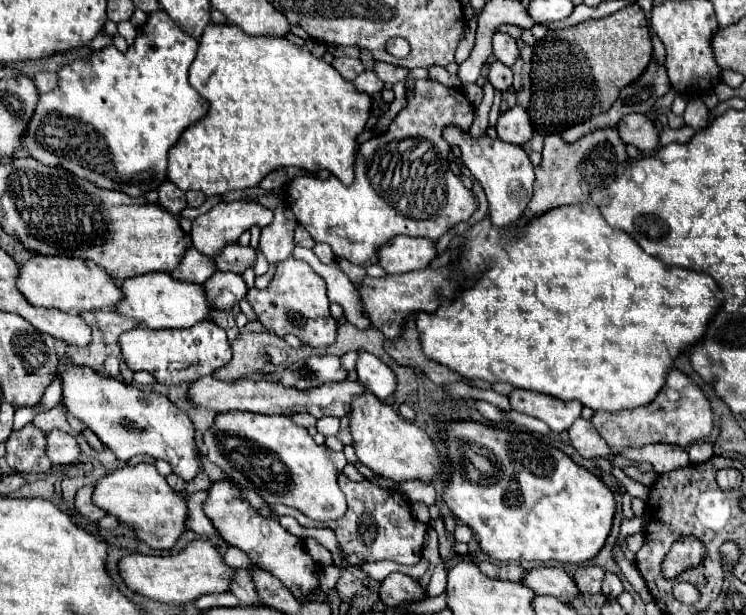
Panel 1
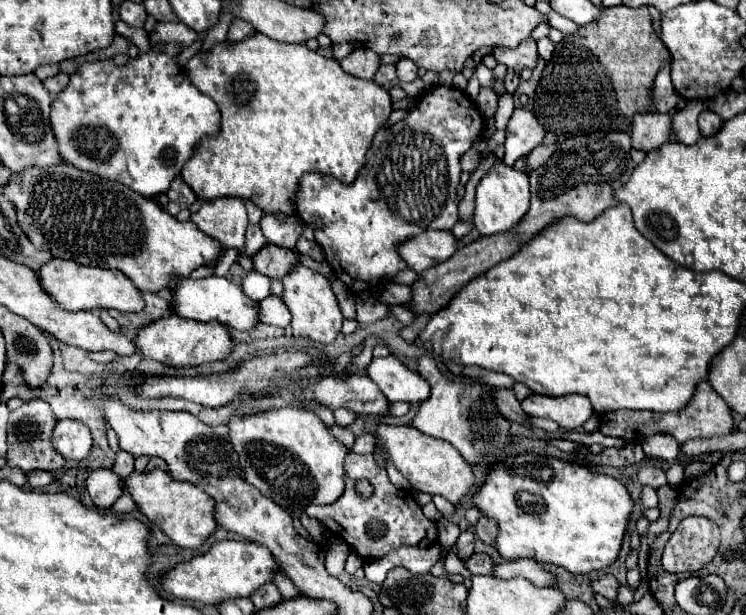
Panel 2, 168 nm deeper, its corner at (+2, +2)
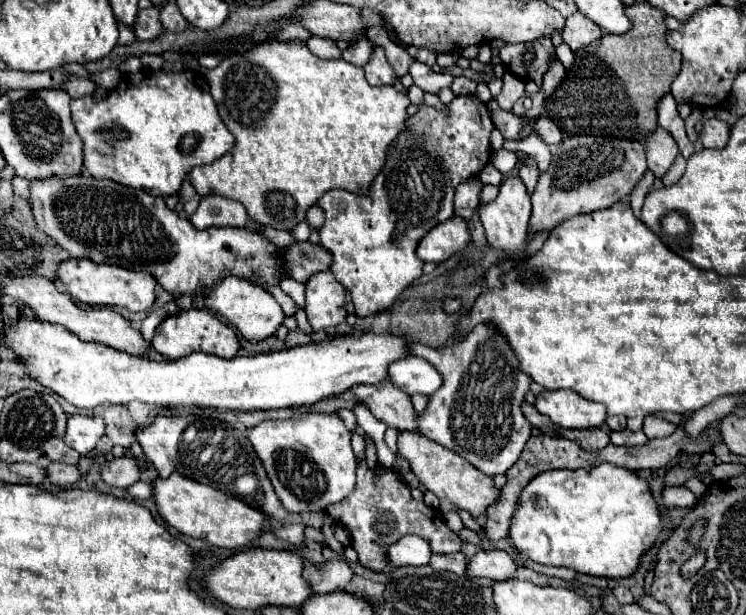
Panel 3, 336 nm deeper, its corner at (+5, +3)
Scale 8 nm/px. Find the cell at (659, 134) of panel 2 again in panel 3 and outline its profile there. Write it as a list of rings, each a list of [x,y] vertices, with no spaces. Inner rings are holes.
[[[662,127],[656,129],[646,143],[646,157],[648,157],[648,169],[662,179],[666,171],[672,167],[674,159],[678,155],[678,145],[670,133],[666,133]]]

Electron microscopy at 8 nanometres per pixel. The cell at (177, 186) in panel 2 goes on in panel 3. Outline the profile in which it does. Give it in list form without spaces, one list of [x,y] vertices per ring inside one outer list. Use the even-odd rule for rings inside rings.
[[[186,179],[184,181],[184,185],[182,185],[182,189],[180,189],[180,201],[182,201],[182,205],[184,205],[184,211],[188,213],[188,219],[194,215],[194,211],[198,209],[198,203],[200,203],[200,195],[196,193],[196,189],[192,187],[192,183]]]

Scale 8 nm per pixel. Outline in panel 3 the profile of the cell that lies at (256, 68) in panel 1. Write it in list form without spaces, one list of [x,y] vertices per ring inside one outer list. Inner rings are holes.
[[[280,41],[262,43],[262,45],[254,47],[252,51],[248,51],[246,55],[226,57],[216,69],[202,69],[202,73],[208,79],[210,93],[216,99],[216,105],[218,105],[218,111],[220,111],[220,117],[222,117],[224,125],[236,137],[236,147],[230,153],[226,153],[224,157],[212,161],[208,165],[200,165],[200,167],[192,169],[188,179],[202,197],[204,195],[222,195],[222,197],[240,201],[246,207],[250,219],[254,219],[256,223],[260,223],[264,227],[288,229],[288,231],[294,229],[298,223],[302,223],[306,219],[306,211],[318,203],[320,195],[324,195],[330,189],[346,189],[350,193],[358,193],[358,195],[364,193],[366,195],[368,187],[372,185],[372,179],[384,167],[384,159],[386,159],[386,153],[388,153],[392,141],[398,137],[400,131],[408,129],[406,127],[406,121],[408,121],[406,109],[410,105],[410,99],[408,99],[406,93],[400,93],[400,91],[396,91],[394,87],[388,87],[388,85],[372,87],[372,85],[368,85],[362,67],[356,67],[356,65],[344,61],[344,59],[320,59],[314,53],[310,53],[306,43],[296,43],[296,41],[292,41],[292,43],[280,43]]]

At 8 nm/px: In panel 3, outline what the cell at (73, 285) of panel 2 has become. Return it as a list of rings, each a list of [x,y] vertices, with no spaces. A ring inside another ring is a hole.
[[[68,259],[58,269],[58,279],[66,285],[68,293],[74,295],[86,307],[120,307],[128,311],[150,311],[156,301],[156,279],[144,271],[130,271],[124,267],[94,263],[90,259]]]

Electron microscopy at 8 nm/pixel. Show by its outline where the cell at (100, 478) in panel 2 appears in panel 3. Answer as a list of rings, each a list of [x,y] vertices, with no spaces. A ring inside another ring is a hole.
[[[116,457],[104,465],[100,475],[106,483],[126,489],[140,479],[140,467],[134,457]]]

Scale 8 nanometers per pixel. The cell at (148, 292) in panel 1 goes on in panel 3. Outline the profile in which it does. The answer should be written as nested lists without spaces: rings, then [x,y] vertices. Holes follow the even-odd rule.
[[[226,277],[226,279],[222,279],[222,283],[214,285],[212,291],[206,293],[204,305],[206,305],[206,309],[214,309],[216,313],[224,315],[230,323],[234,323],[240,329],[244,339],[248,339],[252,343],[260,343],[272,335],[276,335],[276,329],[282,325],[282,321],[286,317],[282,307],[276,303],[276,299],[268,291],[264,291],[258,285],[248,283],[246,279],[236,279],[236,277]]]

